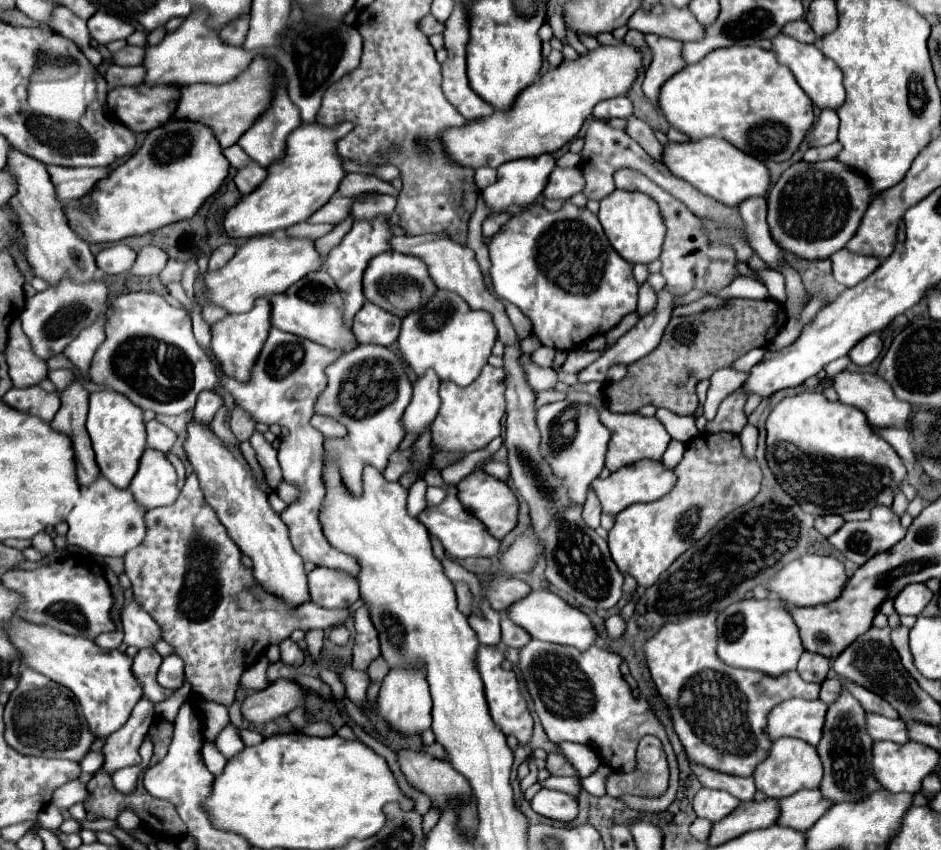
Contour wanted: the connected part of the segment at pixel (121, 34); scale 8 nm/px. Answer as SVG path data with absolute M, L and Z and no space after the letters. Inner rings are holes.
M96 12L90 20L88 20L88 30L90 36L98 42L98 44L108 44L114 40L124 40L128 38L134 28L128 22L122 22L106 12Z

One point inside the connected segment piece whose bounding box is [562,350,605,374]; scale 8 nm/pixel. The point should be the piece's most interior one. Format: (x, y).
(576, 360)

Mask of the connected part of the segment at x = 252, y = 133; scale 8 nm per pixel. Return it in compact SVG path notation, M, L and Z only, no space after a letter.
M280 88L274 94L274 104L256 120L256 124L238 140L242 150L256 160L262 168L282 160L286 152L288 134L302 124L298 108L288 98L286 90Z

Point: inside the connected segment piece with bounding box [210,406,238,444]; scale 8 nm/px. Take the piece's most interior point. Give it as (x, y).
(220, 424)

